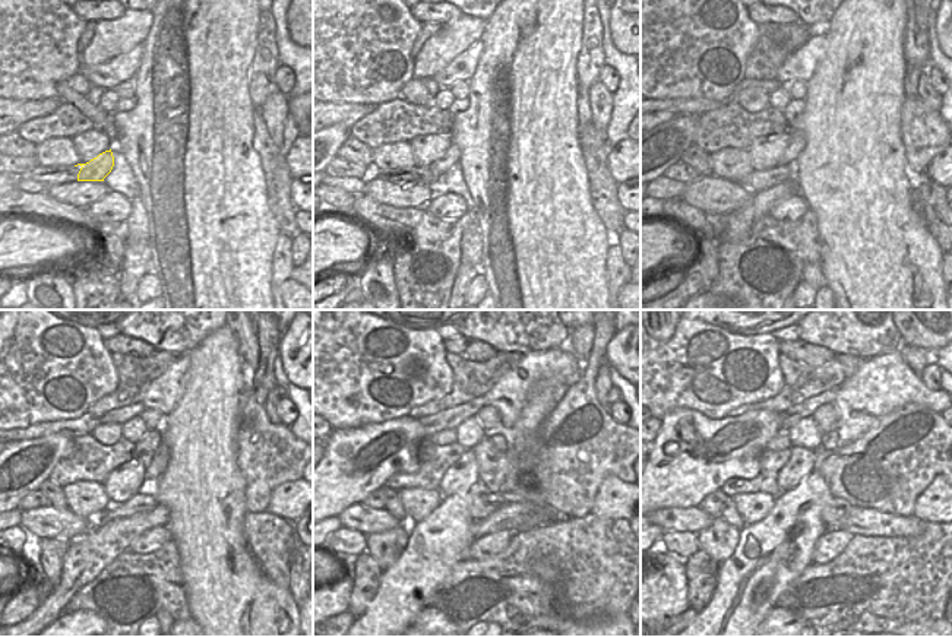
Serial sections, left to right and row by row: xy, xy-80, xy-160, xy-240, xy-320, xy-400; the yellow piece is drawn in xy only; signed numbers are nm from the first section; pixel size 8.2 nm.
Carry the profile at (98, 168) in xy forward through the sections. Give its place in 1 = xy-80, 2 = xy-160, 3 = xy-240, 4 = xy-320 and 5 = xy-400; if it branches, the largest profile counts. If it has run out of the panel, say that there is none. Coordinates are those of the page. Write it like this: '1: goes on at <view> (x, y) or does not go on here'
1: goes on at xy-80 (452, 155)
2: goes on at xy-160 (797, 142)
3: goes on at xy-240 (160, 462)
4: goes on at xy-320 (497, 439)
5: goes on at xy-400 (829, 440)

